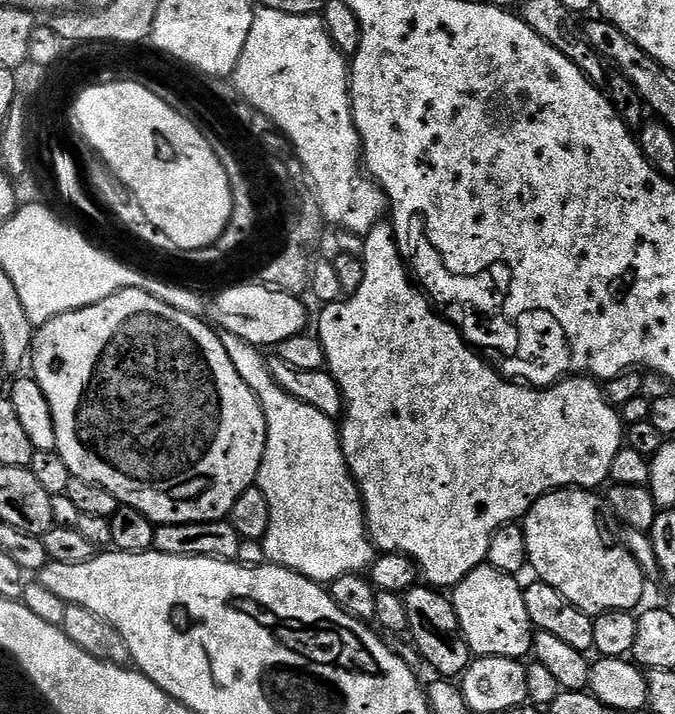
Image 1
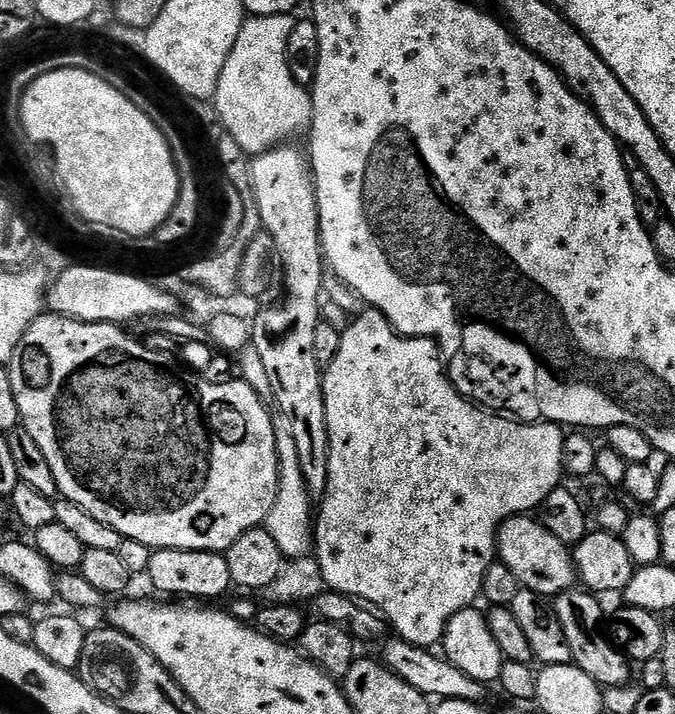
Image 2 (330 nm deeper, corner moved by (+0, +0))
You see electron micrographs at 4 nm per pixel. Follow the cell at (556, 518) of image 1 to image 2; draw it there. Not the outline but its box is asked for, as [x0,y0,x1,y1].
[496,515,577,597]

